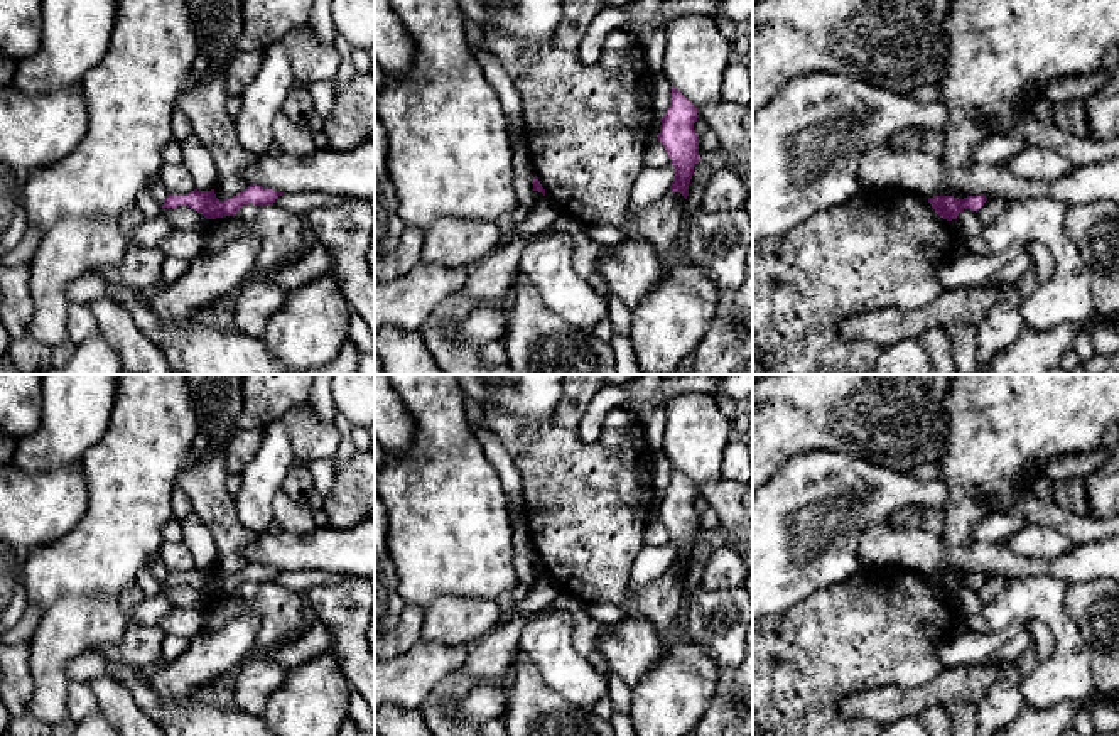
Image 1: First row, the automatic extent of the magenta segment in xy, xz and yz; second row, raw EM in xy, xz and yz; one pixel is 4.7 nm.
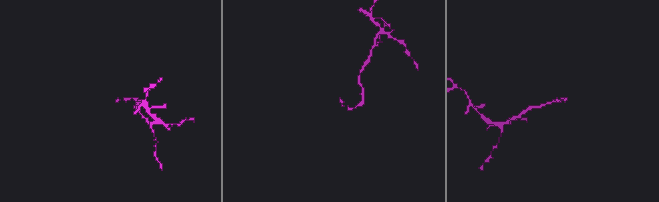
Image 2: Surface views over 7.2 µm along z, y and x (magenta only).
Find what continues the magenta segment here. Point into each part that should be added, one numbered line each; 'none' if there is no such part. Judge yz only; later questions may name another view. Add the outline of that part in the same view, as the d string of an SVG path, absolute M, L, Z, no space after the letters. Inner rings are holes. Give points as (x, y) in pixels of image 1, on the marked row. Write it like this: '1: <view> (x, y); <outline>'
none

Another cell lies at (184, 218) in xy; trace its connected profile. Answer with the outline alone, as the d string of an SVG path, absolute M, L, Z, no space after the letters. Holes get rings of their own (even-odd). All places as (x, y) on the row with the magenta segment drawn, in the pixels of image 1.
M187 206L162 208L160 214L179 230L201 230L204 225L204 216Z

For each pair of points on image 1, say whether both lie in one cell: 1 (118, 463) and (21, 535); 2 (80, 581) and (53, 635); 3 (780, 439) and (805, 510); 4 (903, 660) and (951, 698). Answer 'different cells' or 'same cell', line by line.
1: different cells
2: different cells
3: different cells
4: different cells

